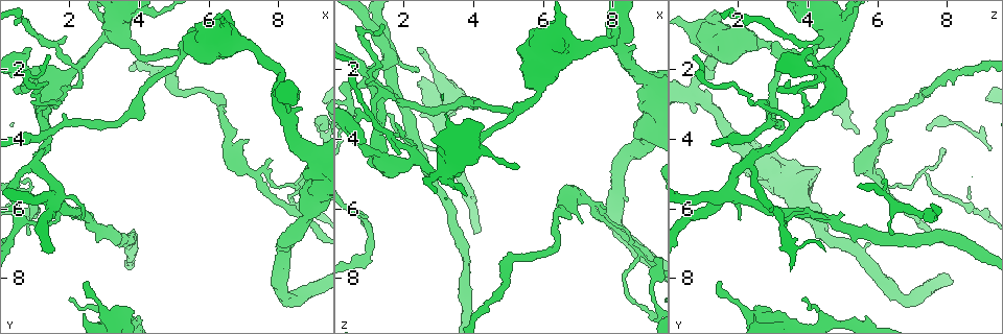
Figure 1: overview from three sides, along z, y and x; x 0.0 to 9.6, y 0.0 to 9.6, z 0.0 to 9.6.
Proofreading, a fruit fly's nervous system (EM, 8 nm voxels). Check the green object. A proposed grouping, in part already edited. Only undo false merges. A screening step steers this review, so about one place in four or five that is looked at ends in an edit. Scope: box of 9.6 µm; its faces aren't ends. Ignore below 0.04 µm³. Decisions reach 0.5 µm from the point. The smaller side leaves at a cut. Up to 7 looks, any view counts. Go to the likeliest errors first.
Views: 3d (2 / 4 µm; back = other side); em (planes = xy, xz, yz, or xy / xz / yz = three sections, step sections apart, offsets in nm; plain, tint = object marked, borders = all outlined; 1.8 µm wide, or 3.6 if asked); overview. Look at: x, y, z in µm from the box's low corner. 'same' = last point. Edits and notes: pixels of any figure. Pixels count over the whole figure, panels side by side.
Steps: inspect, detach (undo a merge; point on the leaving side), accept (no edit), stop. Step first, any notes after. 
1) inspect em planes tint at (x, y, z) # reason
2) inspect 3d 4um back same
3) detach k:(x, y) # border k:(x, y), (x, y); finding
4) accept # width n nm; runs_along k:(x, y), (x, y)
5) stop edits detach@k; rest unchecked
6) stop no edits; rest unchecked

inspect em 3.6um planes tint at (3.25, 0.75, 4.95) # small branch off a trunk

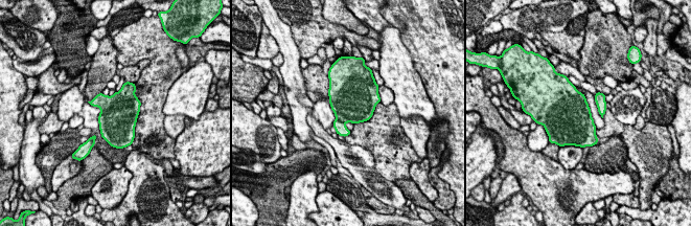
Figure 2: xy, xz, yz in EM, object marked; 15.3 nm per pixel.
accept # one cell here

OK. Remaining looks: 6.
inspect em planes tint at (1.55, 5.55, 1.70)

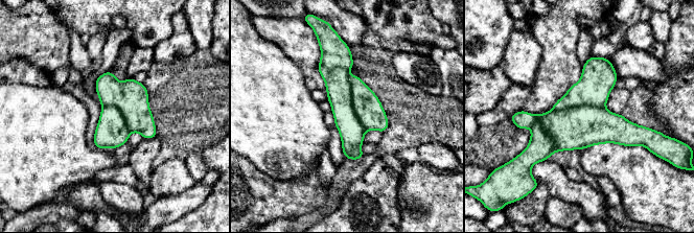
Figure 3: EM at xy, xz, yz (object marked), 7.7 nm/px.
accept # all the same cell

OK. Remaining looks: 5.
inspect 3d 4um back at (1.75, 2.65, 3.60) # touches itself

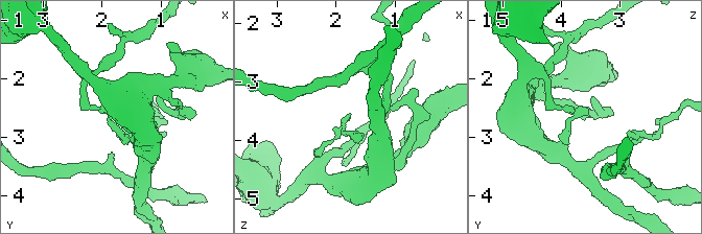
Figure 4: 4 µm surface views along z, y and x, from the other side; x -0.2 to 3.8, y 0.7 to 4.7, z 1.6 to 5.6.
inspect em 3.6um yz step 4 tint at (1.80, 2.60, 3.60) # shape alone is not enough

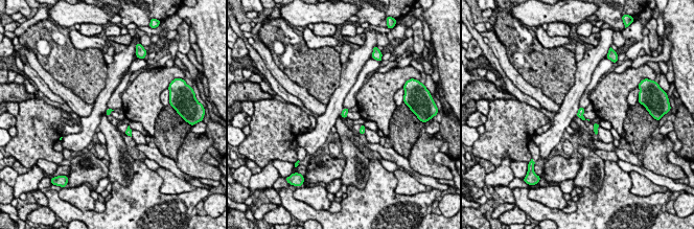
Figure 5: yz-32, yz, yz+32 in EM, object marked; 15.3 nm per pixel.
inspect em 3.6um planes tint same # another direction

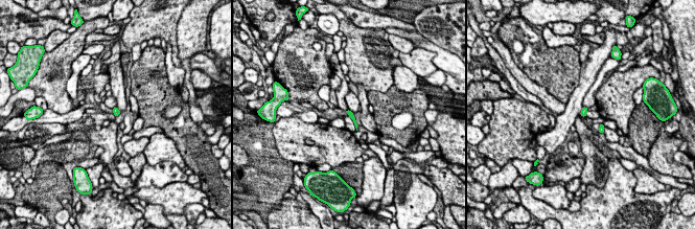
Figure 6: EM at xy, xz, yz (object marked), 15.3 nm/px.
accept # continuous, no second cell

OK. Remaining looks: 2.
stop no edits; rest unchecked

